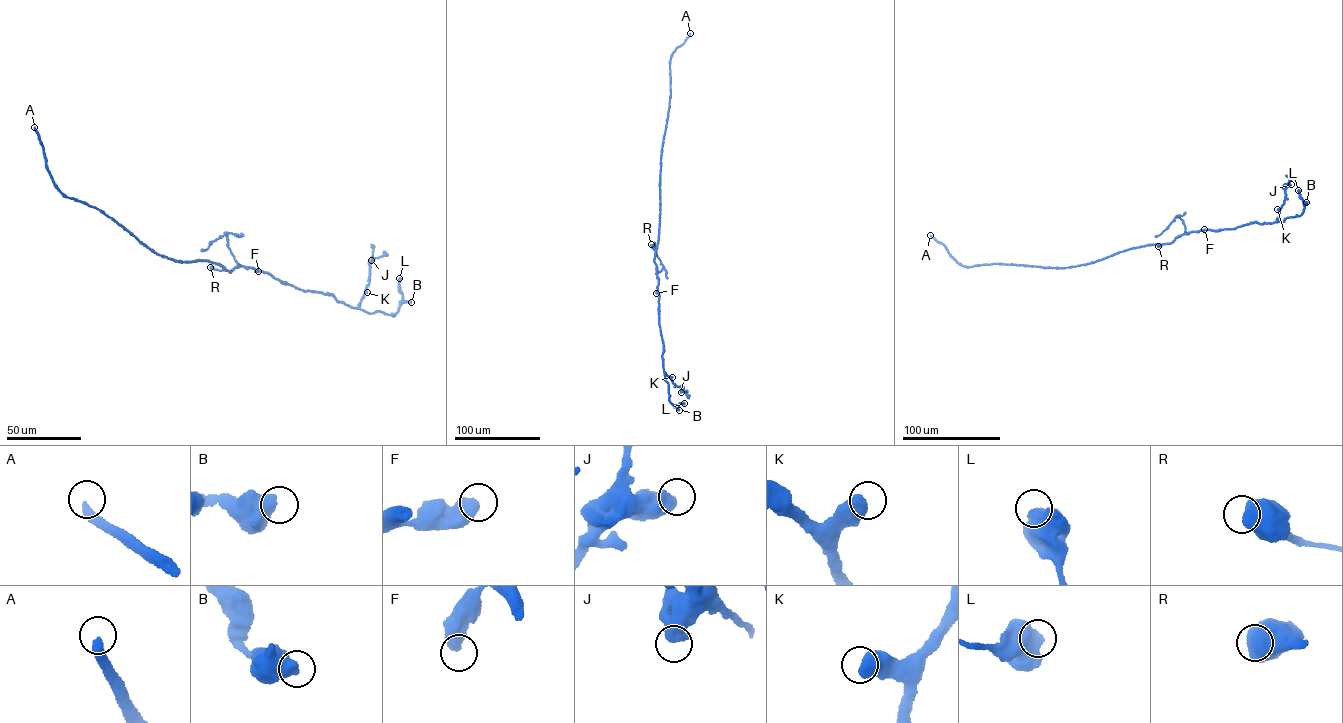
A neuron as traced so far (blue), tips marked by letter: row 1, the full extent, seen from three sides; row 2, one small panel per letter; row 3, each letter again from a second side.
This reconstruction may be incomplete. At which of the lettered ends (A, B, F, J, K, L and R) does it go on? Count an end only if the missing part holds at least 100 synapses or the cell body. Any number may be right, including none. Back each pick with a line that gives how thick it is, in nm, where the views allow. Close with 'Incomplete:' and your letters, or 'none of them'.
A: Thickness 320 nm
Incomplete: A

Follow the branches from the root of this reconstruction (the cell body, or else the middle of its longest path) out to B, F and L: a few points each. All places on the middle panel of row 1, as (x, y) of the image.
B: (659, 222), (654, 261), (658, 279), (663, 366), (669, 399), (679, 410)
F: (659, 222), (654, 261), (658, 279), (656, 293)
L: (659, 222), (654, 261), (658, 279), (663, 372), (670, 403), (676, 406), (684, 403)

